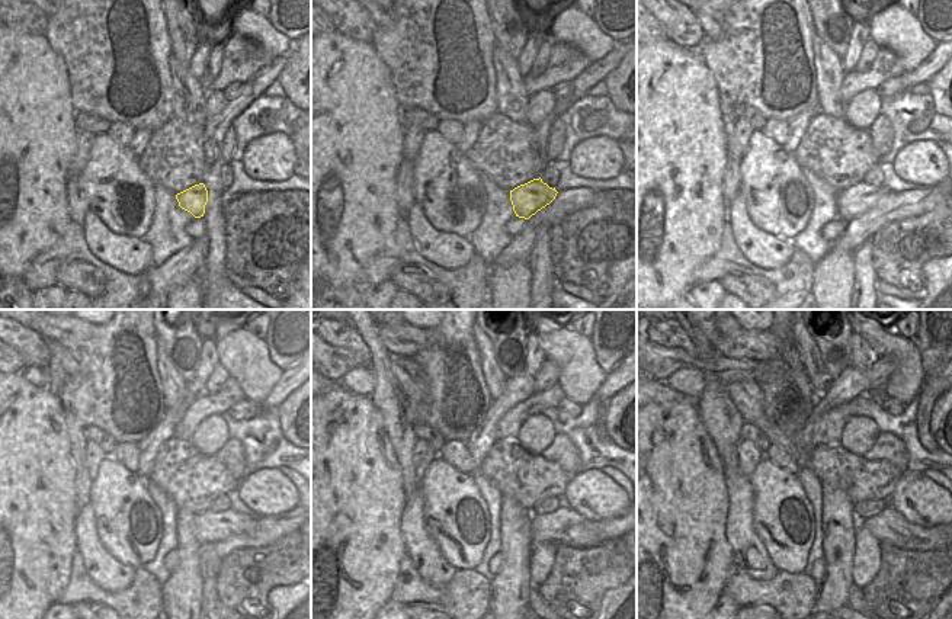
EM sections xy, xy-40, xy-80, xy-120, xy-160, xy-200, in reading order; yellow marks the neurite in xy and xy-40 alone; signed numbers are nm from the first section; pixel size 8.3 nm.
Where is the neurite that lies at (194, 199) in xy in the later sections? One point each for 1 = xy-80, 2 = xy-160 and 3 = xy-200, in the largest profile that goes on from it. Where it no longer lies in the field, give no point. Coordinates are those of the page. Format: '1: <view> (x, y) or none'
1: xy-80 (858, 199)
2: xy-160 (566, 526)
3: xy-200 (890, 526)

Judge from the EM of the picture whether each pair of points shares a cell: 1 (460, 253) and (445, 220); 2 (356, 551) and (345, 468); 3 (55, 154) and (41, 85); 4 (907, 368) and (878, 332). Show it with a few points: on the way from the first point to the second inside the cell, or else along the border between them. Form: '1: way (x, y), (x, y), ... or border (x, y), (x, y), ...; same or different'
1: border (422, 211), (436, 230), (467, 237); different
2: way (355, 531), (355, 518), (345, 507), (345, 488); same
3: way (41, 137), (41, 102); same
4: way (906, 359), (887, 340); same

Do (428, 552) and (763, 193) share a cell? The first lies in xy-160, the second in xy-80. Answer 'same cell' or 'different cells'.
different cells

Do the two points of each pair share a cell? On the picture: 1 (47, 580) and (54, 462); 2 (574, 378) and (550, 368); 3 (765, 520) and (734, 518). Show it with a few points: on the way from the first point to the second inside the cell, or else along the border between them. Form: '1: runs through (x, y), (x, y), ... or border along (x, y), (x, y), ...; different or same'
1: runs through (47, 551), (47, 491); same
2: border along (547, 359), (557, 368), (558, 381); different
3: border along (750, 486), (753, 493), (753, 529), (768, 551); different

